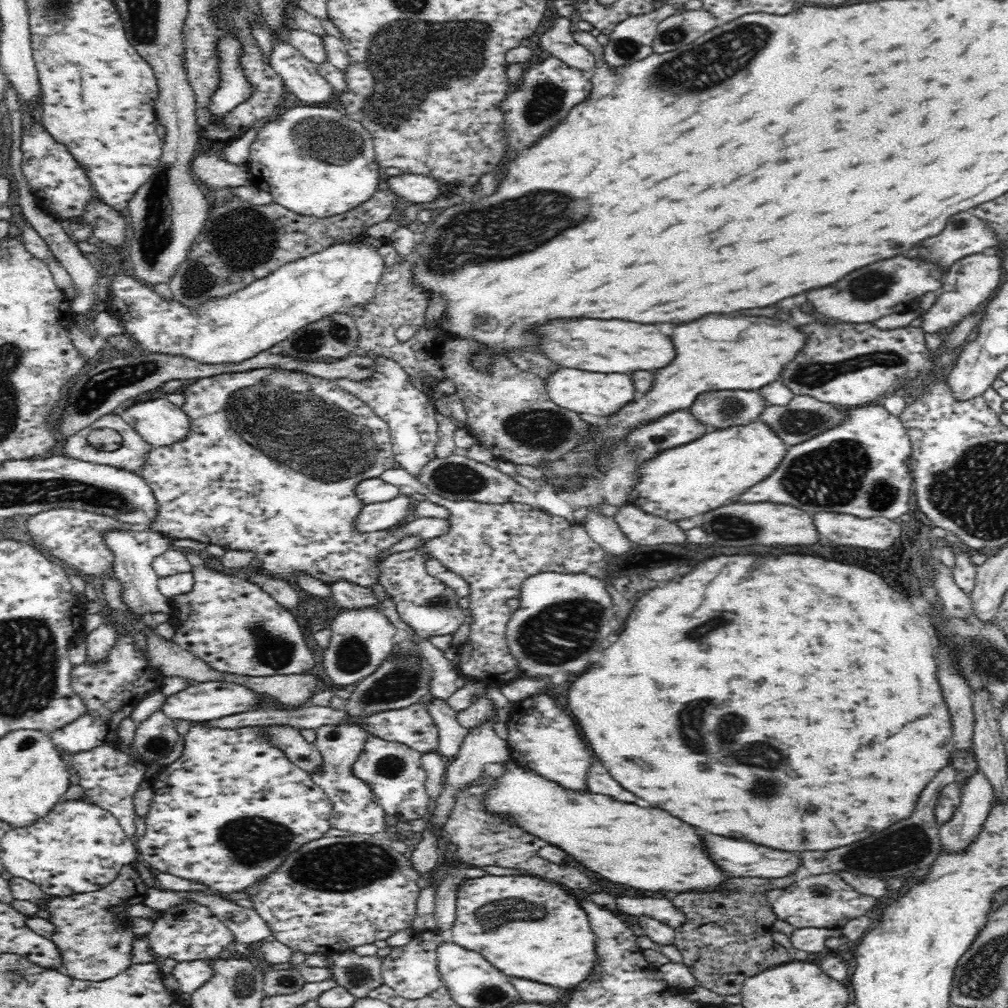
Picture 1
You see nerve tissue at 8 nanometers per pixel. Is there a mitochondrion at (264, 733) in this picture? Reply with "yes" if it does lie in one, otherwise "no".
no

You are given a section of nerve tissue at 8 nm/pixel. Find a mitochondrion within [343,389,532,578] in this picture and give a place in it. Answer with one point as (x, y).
(456, 479)

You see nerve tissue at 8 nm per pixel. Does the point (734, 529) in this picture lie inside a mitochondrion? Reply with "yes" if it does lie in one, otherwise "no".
yes

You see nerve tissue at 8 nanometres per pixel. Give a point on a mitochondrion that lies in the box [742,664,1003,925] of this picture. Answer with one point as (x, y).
(906, 846)

